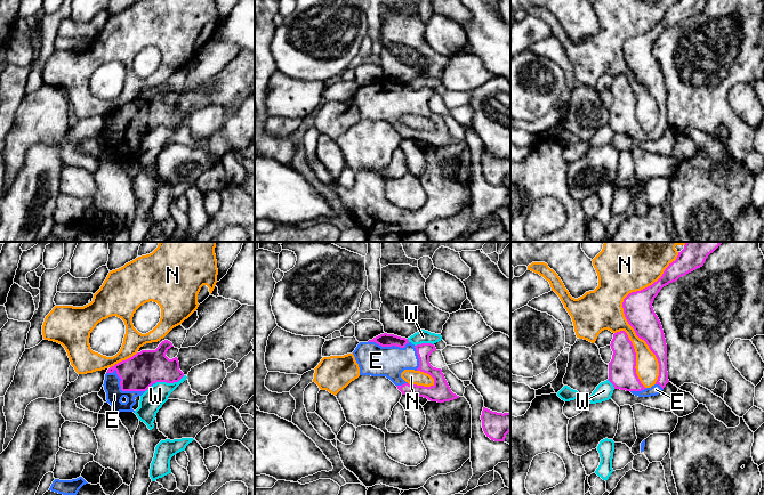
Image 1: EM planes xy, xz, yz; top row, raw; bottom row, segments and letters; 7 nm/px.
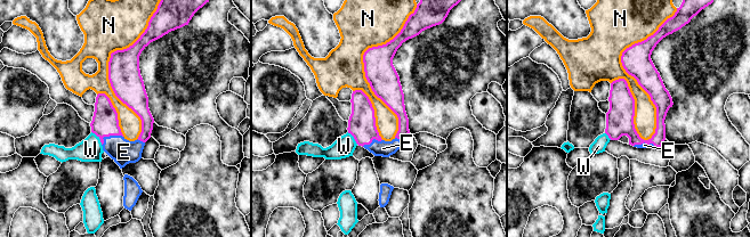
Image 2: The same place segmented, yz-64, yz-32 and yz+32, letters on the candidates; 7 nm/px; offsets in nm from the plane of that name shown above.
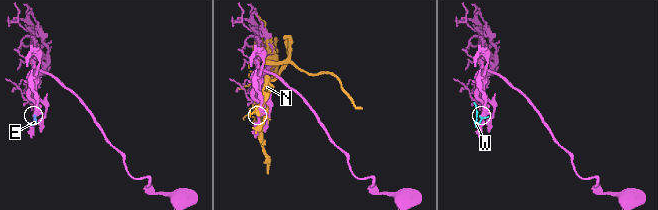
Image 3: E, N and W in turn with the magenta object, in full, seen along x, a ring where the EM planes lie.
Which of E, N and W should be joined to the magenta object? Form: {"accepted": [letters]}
{"accepted": ["E"]}

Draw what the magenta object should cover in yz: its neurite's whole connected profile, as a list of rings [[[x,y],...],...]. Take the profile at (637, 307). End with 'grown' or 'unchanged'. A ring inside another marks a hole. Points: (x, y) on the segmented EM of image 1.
[[[686,242],[684,249],[678,252],[675,261],[669,263],[662,276],[652,285],[636,292],[629,293],[622,302],[624,314],[628,324],[634,328],[636,335],[644,340],[650,350],[656,355],[659,363],[659,376],[654,386],[645,388],[636,374],[636,352],[632,341],[625,331],[613,334],[611,349],[613,351],[612,359],[609,363],[609,381],[614,389],[630,391],[638,397],[651,397],[662,392],[666,384],[669,382],[667,372],[667,344],[661,323],[656,315],[652,303],[660,290],[669,283],[676,282],[679,277],[703,266],[706,259],[713,253],[723,242]]]; grown

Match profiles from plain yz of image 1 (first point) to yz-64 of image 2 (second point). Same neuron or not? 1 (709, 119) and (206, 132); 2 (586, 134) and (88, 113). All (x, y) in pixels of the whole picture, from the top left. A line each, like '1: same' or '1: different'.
1: different
2: different

